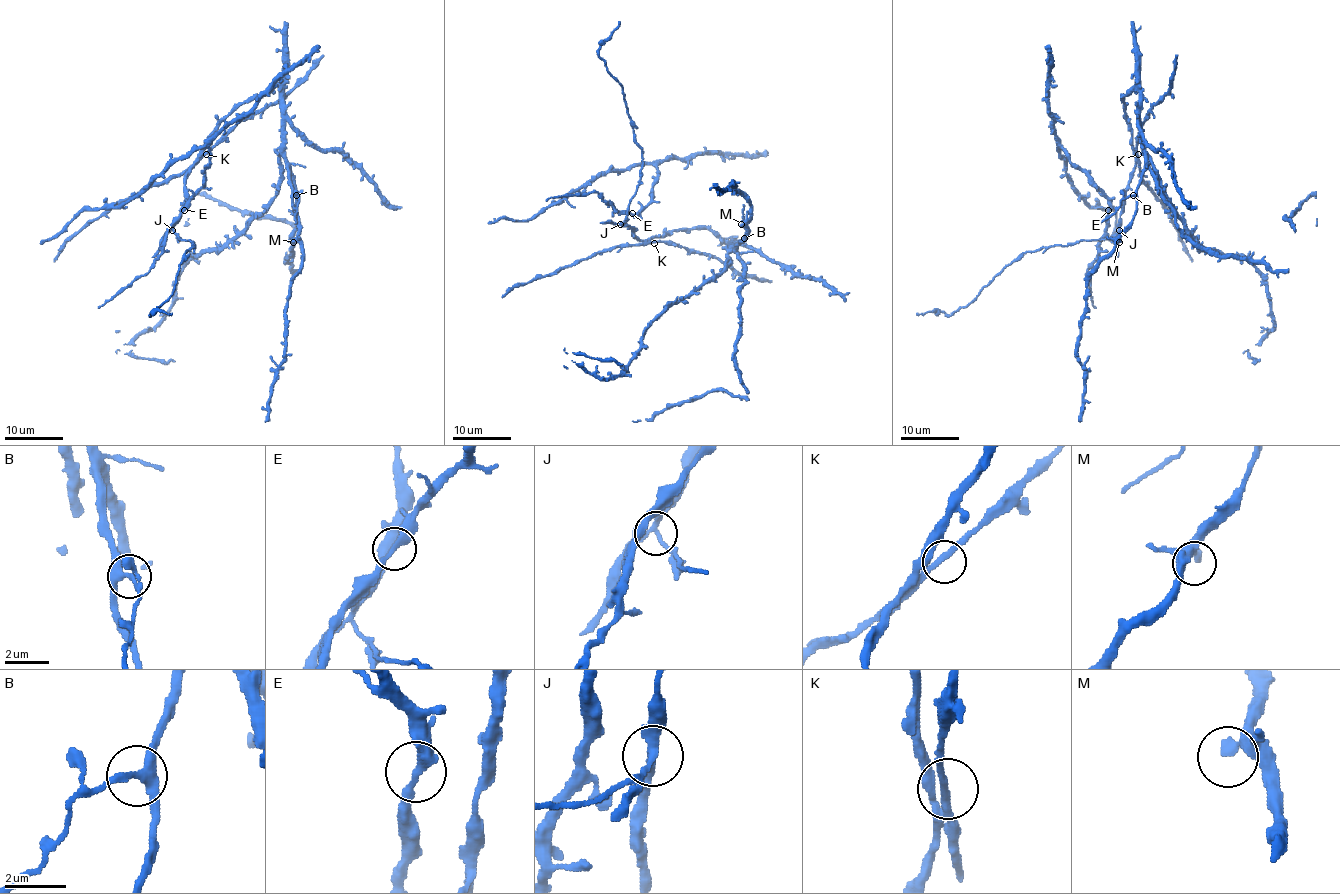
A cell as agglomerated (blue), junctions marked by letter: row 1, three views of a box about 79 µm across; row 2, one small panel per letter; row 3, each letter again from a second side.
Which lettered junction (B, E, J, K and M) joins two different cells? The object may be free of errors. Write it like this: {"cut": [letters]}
{"cut": ["J"]}

